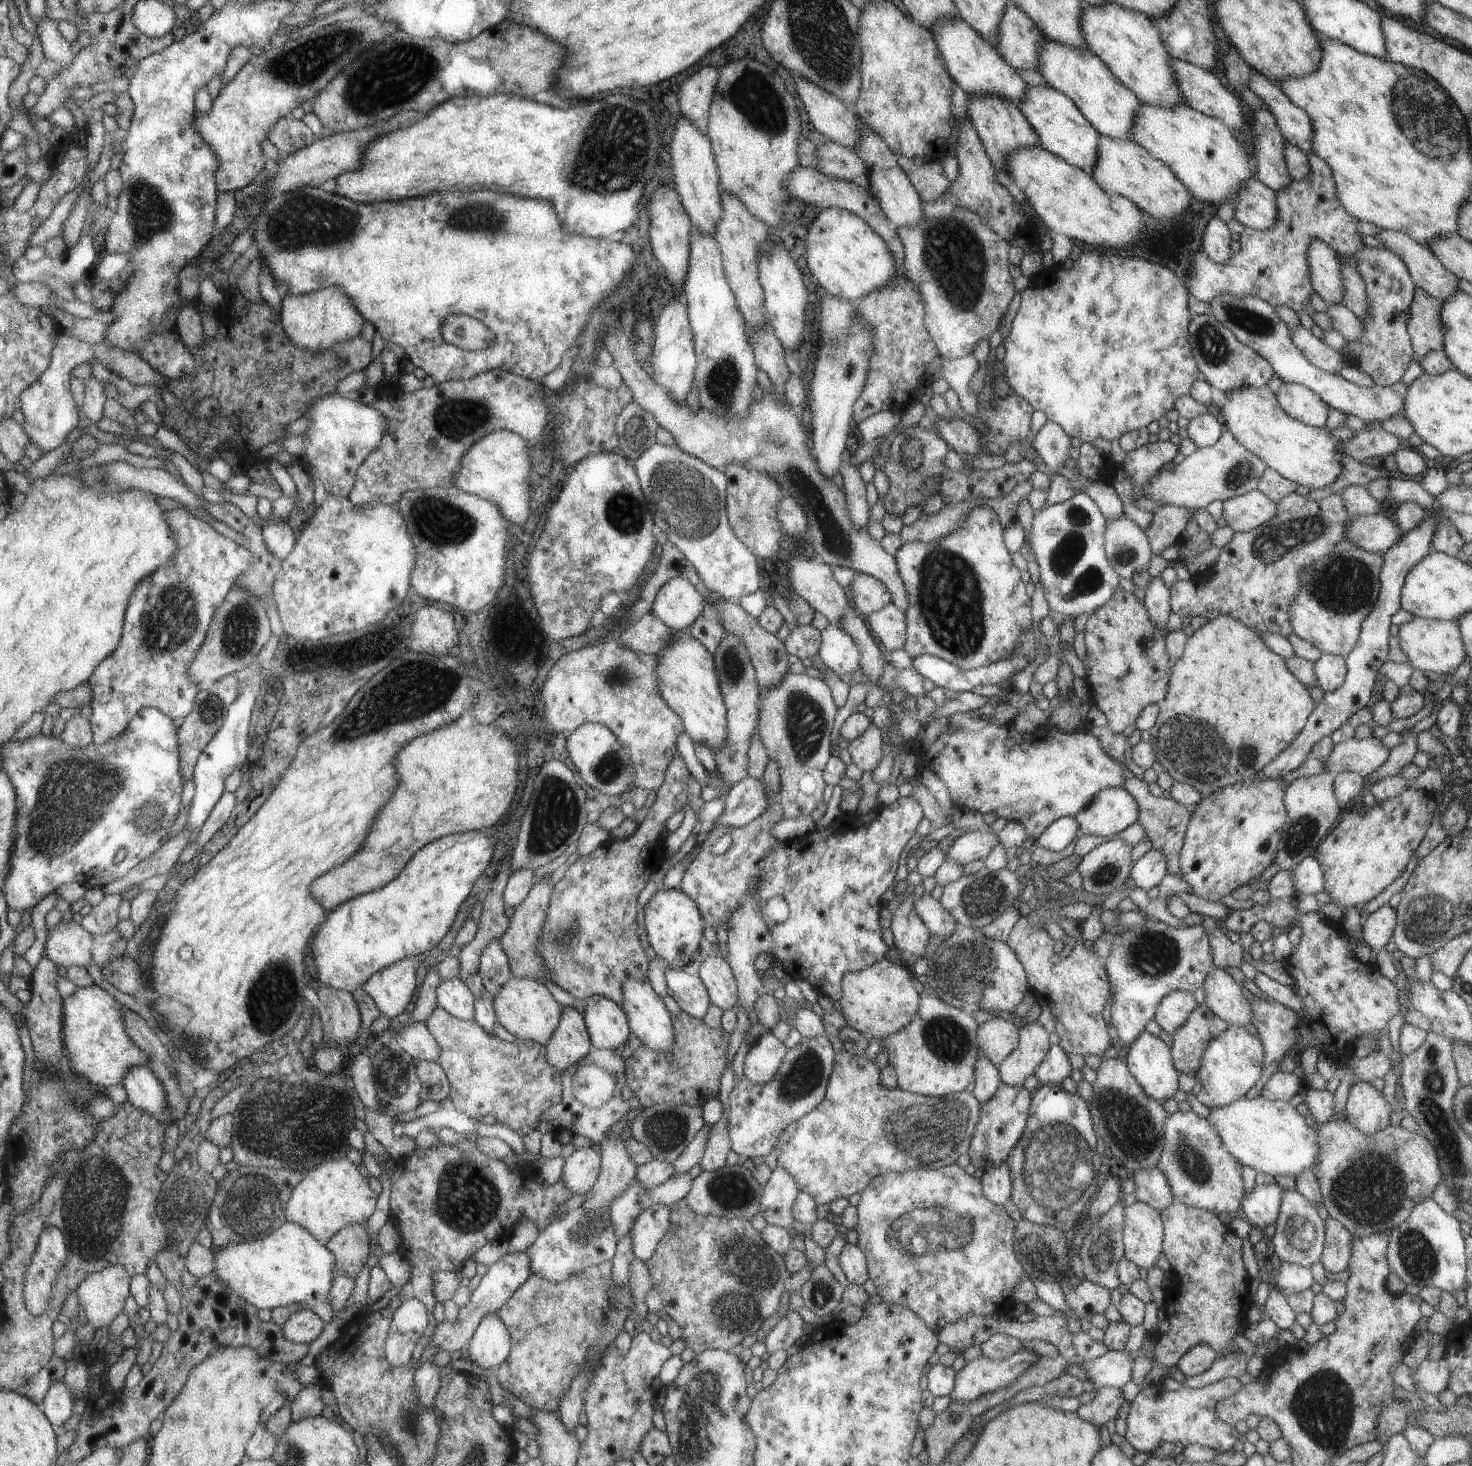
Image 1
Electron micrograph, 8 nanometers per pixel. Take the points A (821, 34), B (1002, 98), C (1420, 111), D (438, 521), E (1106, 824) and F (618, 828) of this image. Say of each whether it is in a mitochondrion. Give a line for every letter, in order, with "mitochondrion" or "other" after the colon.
A: mitochondrion
B: other
C: mitochondrion
D: mitochondrion
E: other
F: other

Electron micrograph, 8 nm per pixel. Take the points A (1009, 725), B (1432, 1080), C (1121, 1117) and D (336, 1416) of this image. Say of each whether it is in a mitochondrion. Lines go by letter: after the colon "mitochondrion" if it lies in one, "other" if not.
A: other
B: mitochondrion
C: mitochondrion
D: other

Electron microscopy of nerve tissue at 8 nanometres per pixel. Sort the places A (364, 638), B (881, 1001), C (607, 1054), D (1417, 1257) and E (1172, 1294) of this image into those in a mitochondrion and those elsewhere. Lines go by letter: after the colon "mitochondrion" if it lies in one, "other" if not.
A: other
B: other
C: other
D: mitochondrion
E: other

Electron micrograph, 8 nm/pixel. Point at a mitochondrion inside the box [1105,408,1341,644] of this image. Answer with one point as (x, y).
(1274, 544)

